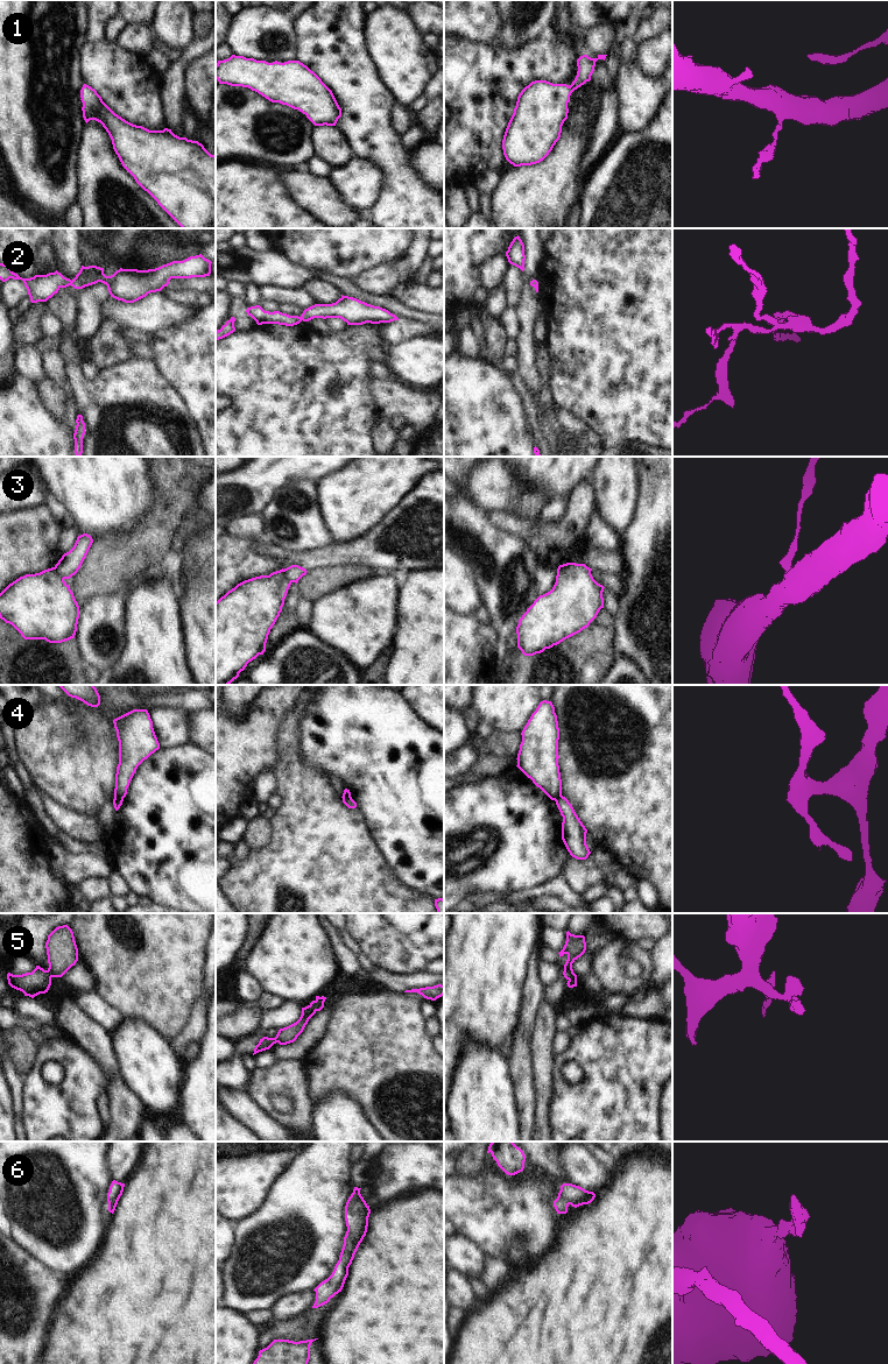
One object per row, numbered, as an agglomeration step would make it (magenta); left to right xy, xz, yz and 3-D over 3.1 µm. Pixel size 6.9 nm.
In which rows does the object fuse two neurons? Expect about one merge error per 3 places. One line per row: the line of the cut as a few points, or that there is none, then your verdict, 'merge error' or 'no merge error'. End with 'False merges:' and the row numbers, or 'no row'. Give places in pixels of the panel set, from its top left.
1: no cut | no merge error
2: no cut | no merge error
3: xz (283, 570), (283, 577), (290, 582) | merge error
4: xy (114, 798), (122, 799) | merge error
5: no cut | no merge error
6: no cut | no merge error
False merges: 3, 4

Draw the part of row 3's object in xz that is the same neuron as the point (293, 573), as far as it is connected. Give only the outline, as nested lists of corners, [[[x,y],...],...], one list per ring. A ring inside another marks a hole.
[[[291,565],[287,568],[284,568],[284,579],[289,582],[298,582],[298,580],[306,574],[306,570],[298,566],[298,565]]]

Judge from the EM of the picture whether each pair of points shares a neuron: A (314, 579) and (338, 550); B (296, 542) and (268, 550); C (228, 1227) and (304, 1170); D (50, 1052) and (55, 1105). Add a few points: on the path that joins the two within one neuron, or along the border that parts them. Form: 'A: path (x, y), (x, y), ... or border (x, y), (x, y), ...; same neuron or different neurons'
A: border (352, 566), (325, 565), (308, 571); different neurons
B: border (263, 542), (294, 552), (305, 552); different neurons
C: border (237, 1222), (235, 1246), (233, 1249); different neurons
D: path (64, 1062), (69, 1067), (69, 1092); same neuron

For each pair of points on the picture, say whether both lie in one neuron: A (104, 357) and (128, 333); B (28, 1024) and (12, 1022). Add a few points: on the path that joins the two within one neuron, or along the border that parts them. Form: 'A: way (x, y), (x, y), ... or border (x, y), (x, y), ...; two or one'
A: border (120, 327), (120, 333), (129, 340); two
B: way (25, 1023), (15, 1022); one

